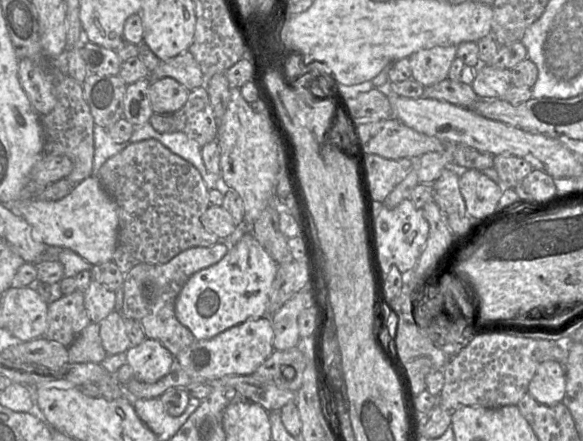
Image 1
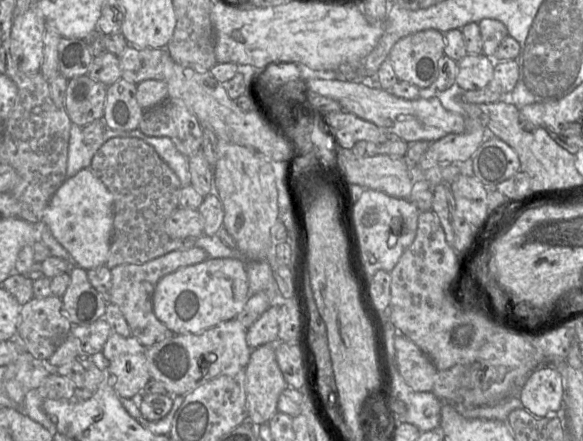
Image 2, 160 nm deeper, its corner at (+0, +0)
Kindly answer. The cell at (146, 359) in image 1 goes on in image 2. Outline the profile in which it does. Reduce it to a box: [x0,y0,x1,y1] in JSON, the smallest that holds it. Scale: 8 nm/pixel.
[101,332,151,398]

